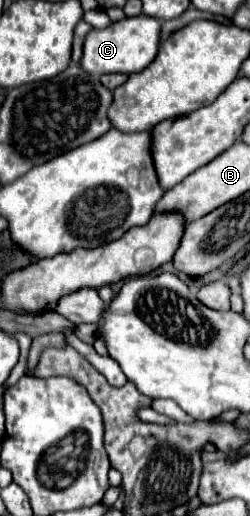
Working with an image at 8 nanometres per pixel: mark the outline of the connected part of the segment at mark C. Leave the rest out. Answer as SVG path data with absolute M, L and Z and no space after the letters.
M134 16L124 18L120 22L112 22L108 28L92 28L88 32L84 42L84 56L82 56L82 68L94 76L102 76L108 72L122 72L122 74L134 74L144 70L158 54L160 46L160 22L150 16Z

